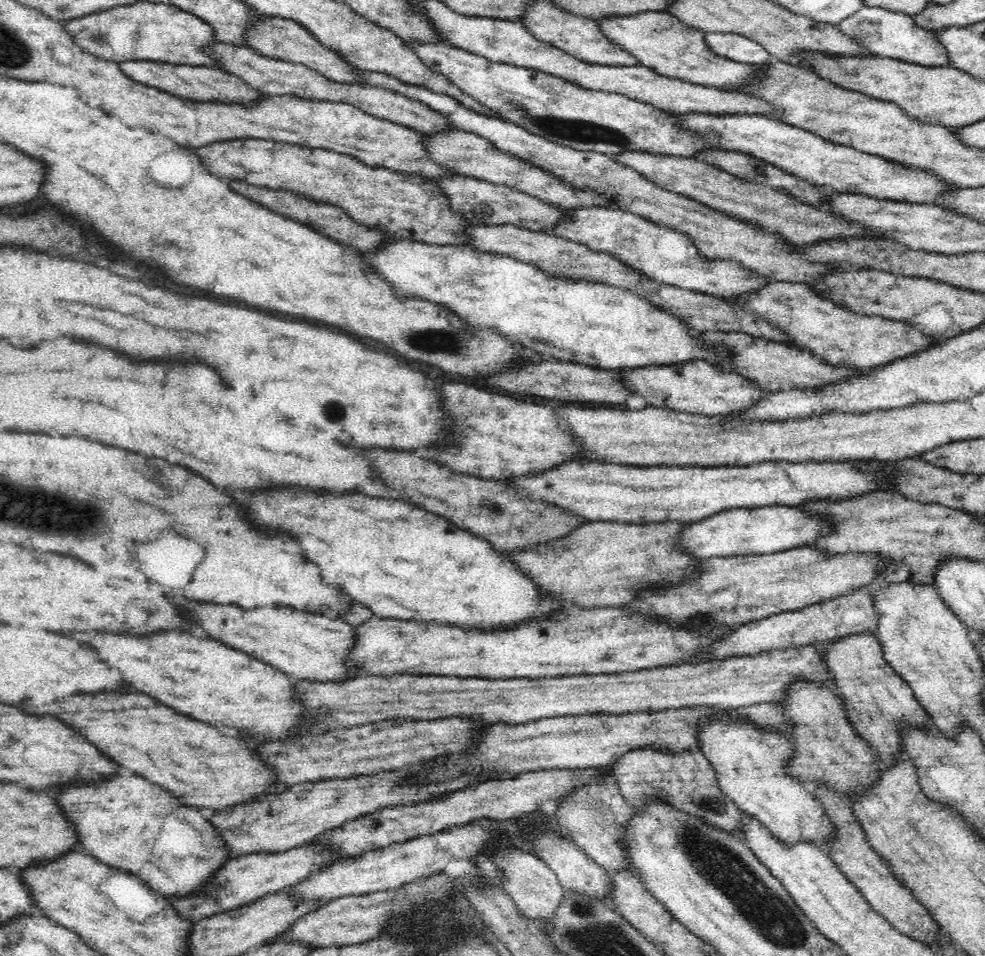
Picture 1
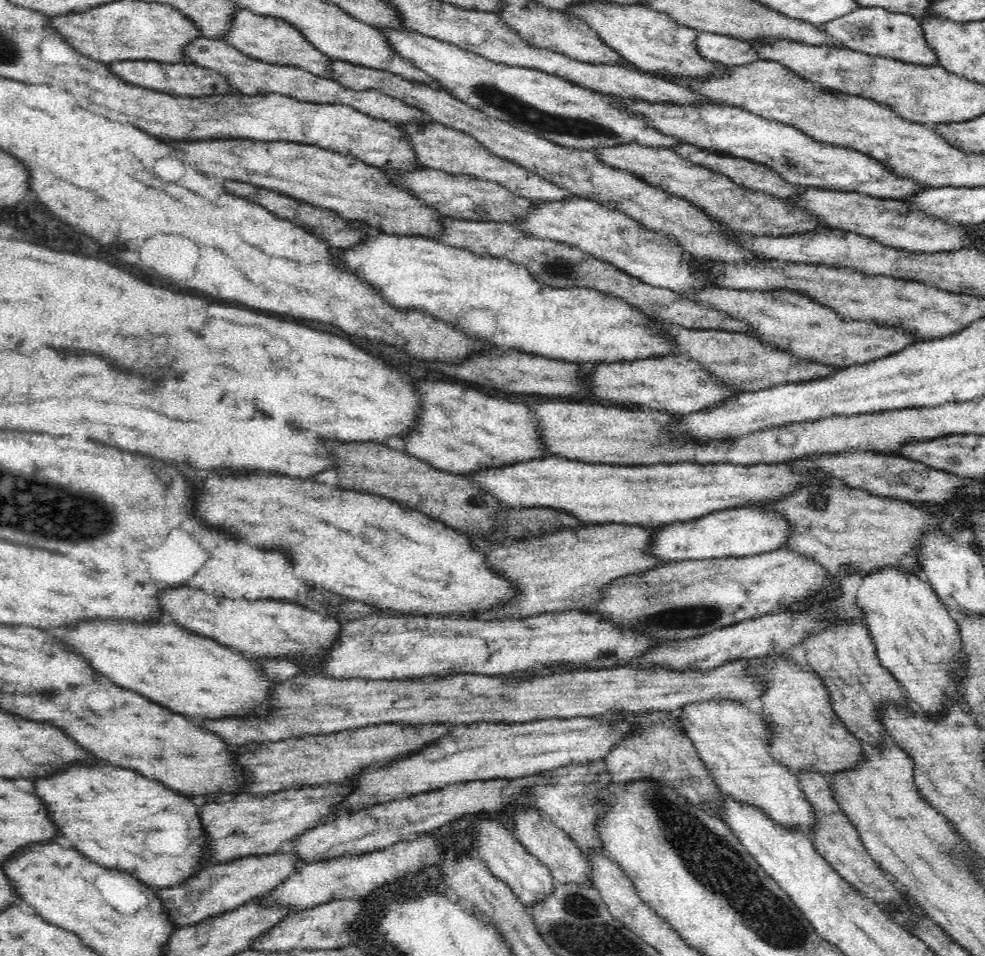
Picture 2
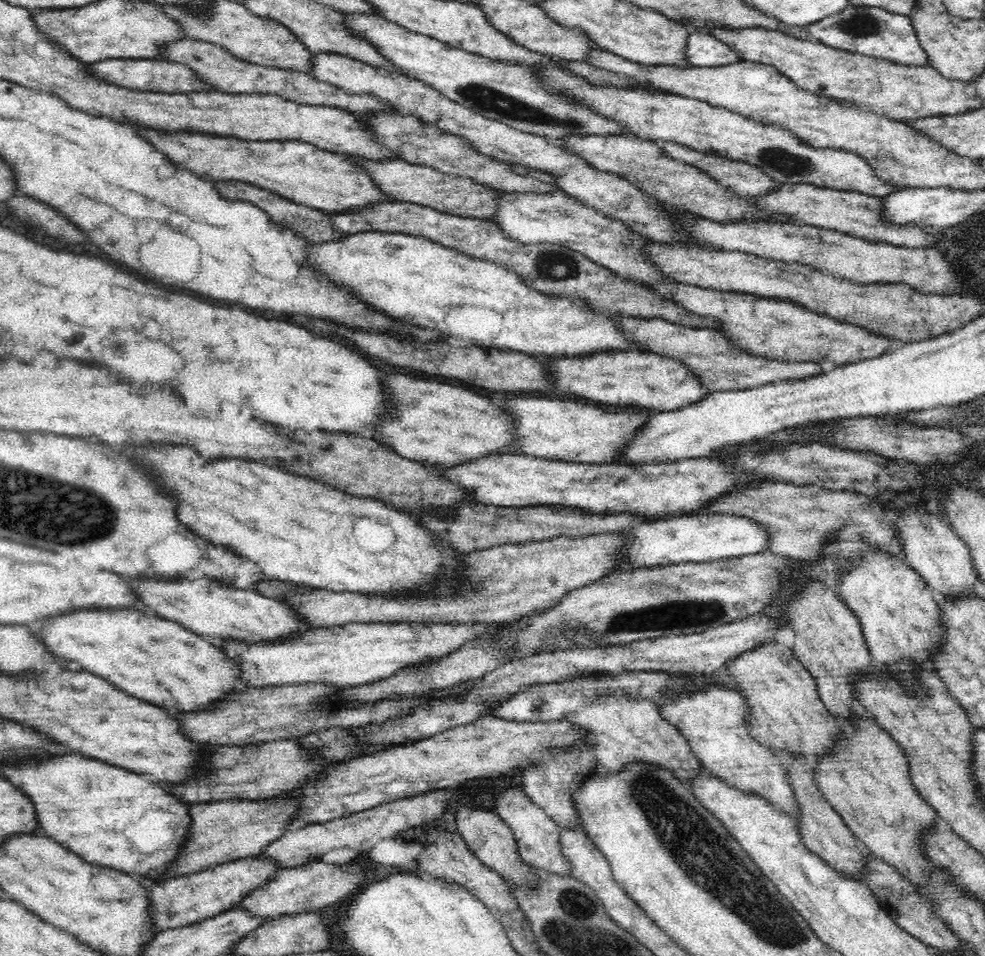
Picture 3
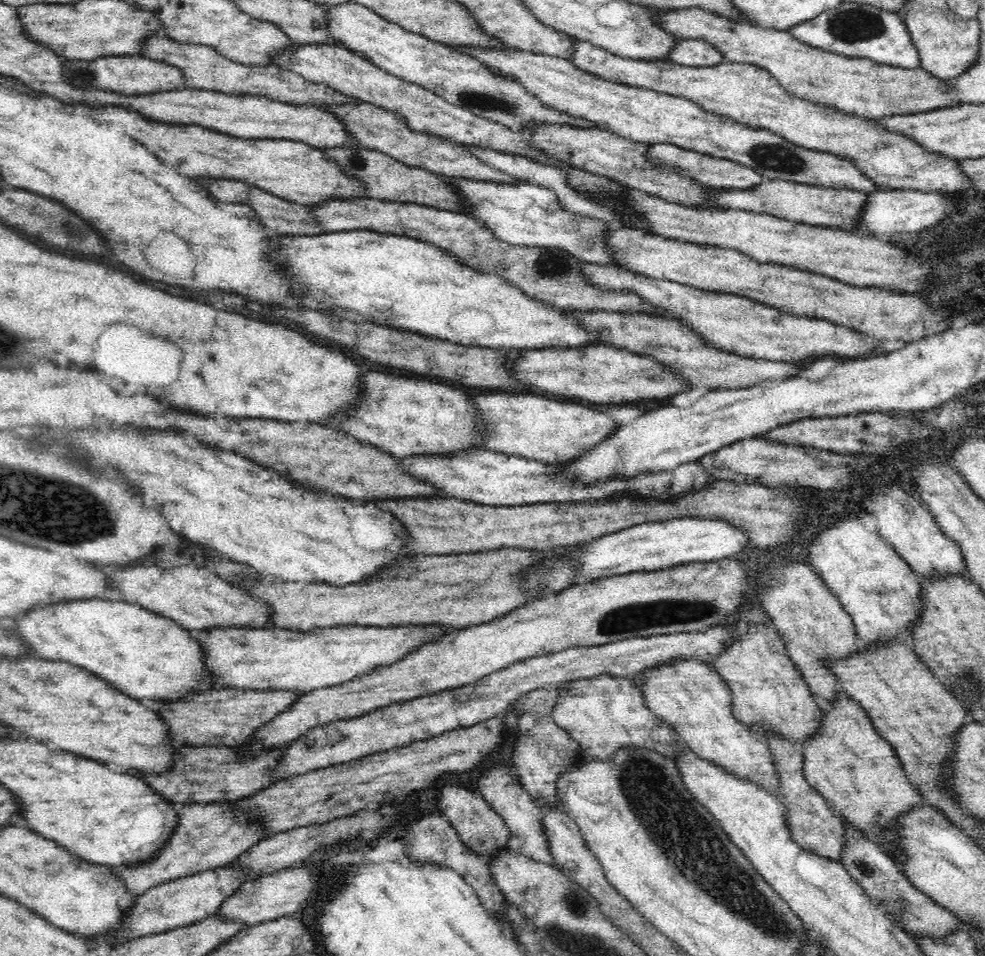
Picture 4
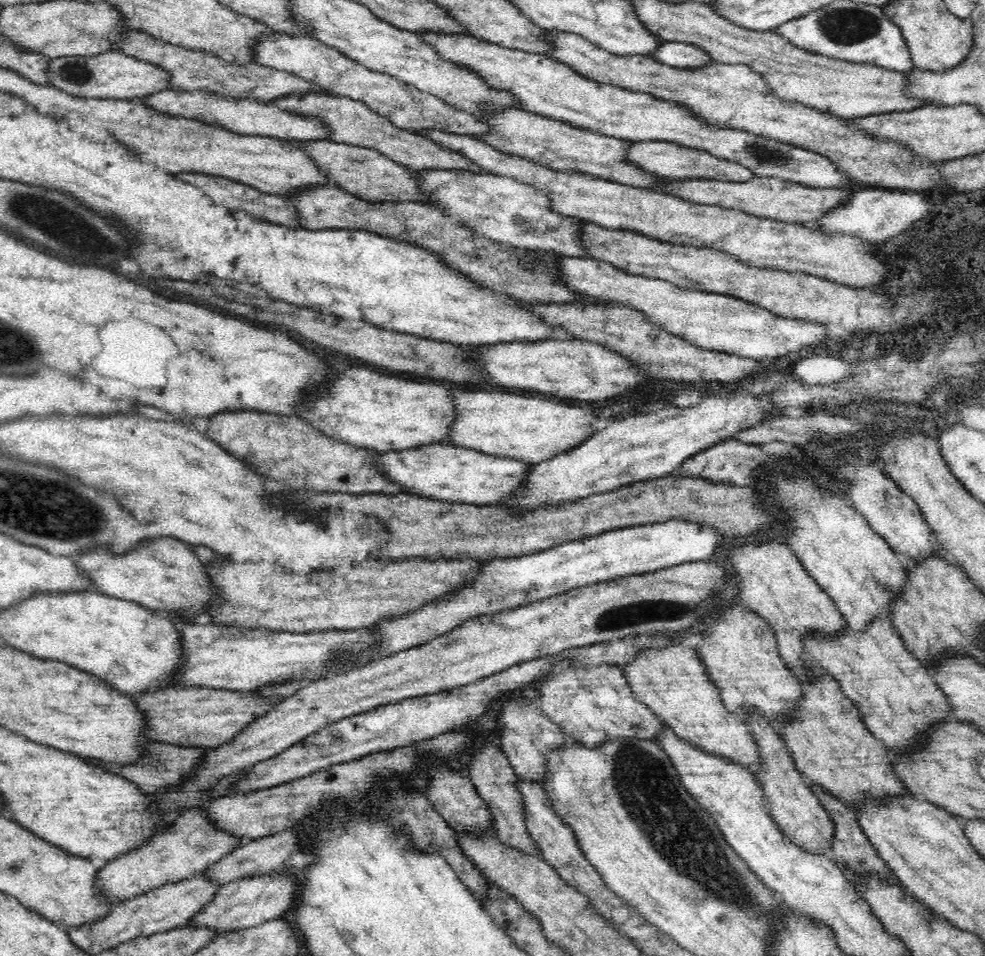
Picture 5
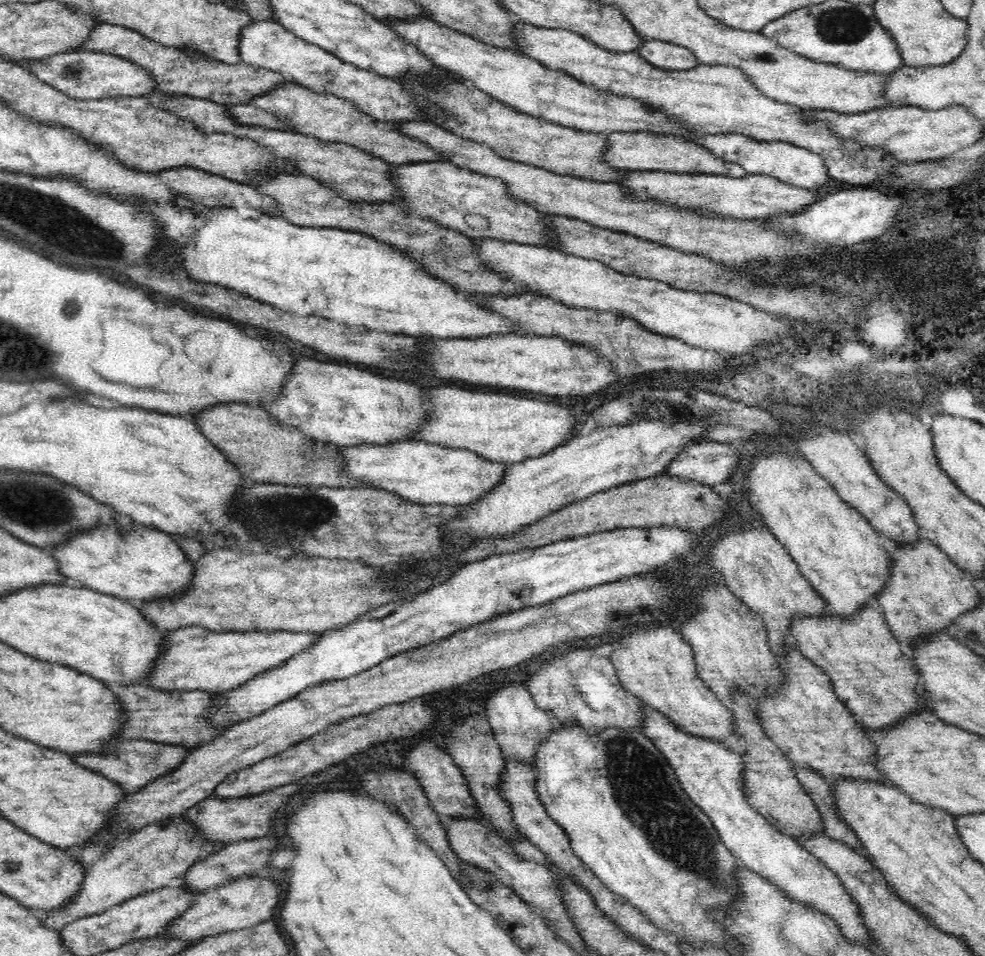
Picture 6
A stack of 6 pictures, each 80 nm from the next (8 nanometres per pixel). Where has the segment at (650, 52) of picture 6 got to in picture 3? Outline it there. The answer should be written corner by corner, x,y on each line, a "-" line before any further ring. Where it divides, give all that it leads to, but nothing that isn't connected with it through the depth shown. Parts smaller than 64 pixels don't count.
702,32
688,35
684,57
690,66
697,67
726,66
740,61
738,53
726,43

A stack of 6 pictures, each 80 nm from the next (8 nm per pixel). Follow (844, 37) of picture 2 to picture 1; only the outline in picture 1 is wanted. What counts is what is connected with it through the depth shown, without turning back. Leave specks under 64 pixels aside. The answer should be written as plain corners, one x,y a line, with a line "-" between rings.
863,5
863,8
835,26
840,33
852,38
852,41
858,42
858,45
862,45
869,54
922,66
948,65
948,53
944,46
940,45
940,41
936,41
934,31
918,26
914,18
908,14

